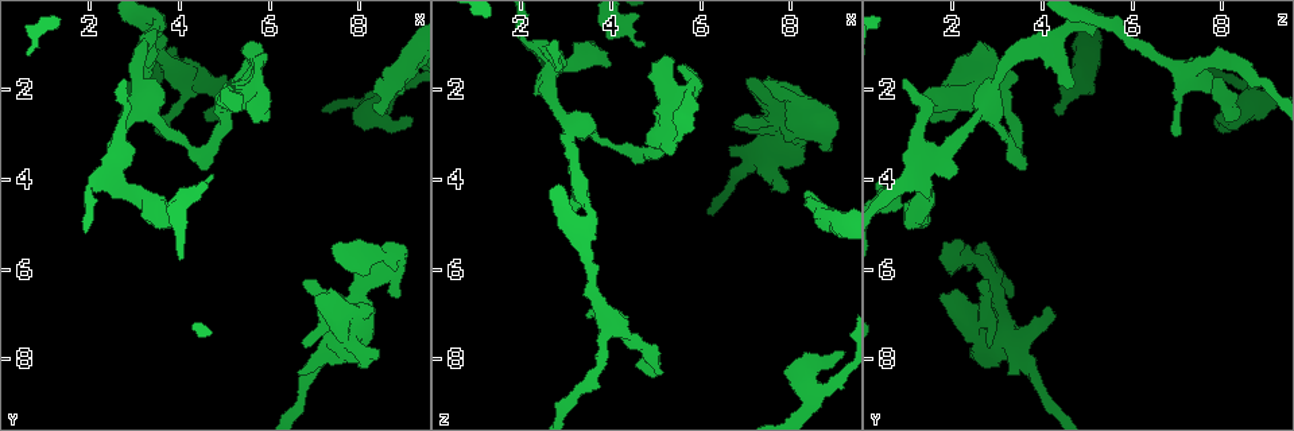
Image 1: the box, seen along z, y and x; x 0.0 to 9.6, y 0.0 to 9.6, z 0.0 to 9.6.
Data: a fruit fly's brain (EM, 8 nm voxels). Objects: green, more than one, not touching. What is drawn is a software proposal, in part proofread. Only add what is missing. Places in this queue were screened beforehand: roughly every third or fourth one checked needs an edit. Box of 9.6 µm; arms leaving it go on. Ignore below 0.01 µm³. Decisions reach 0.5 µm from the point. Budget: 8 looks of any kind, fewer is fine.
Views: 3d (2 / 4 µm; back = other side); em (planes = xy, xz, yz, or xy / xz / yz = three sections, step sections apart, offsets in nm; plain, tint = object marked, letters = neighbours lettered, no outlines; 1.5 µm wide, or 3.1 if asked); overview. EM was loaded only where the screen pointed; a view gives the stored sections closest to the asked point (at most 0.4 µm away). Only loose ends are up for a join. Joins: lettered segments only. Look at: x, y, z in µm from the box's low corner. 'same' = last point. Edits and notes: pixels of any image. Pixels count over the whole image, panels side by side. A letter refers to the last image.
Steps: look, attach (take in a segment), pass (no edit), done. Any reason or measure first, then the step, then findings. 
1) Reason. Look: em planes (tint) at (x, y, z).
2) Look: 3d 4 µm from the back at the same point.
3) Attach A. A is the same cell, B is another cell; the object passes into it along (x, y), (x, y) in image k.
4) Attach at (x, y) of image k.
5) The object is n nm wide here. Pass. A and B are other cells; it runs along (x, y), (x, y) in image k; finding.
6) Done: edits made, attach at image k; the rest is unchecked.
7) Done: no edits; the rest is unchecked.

Branch stops here. Look: 3d 4 µm at (7.55, 5.40, 1.80).

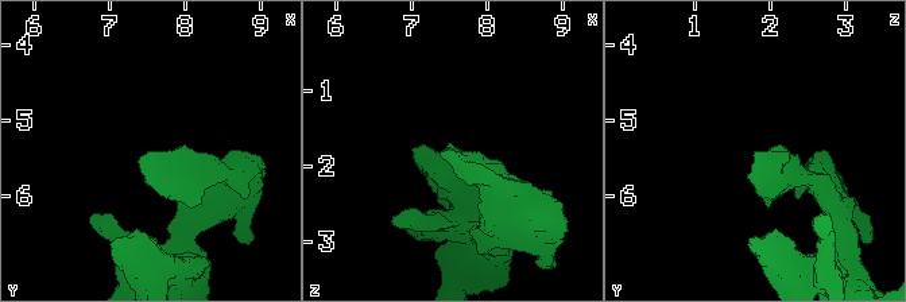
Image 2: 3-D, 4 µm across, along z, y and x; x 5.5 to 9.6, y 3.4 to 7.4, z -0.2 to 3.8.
Now the EM. Look: em planes (letters) at (7.50, 5.45, 1.80).

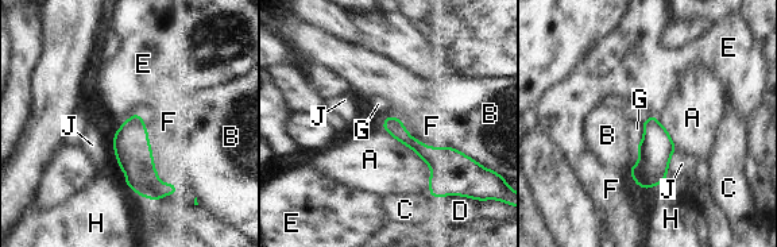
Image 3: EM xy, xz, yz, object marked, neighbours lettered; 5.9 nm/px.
Pass. A, B, C, D, E, F, G, H and J are other cells; no lettered segment goes on from it.

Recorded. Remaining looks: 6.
Free end. Look: 3d 2 µm from the back at (8.80, 6.60, 3.25).

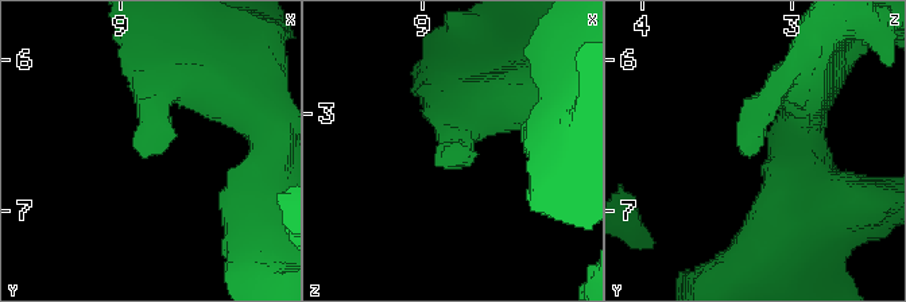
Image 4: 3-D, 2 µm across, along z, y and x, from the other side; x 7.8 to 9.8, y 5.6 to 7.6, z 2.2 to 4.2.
Now the EM. Look: em planes (plain) at (8.84, 6.66, 3.28).

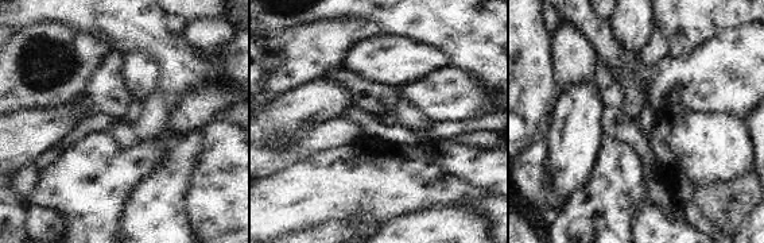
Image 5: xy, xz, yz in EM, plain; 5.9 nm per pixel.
See the neighbours. Look: em planes (letters) at the same point.

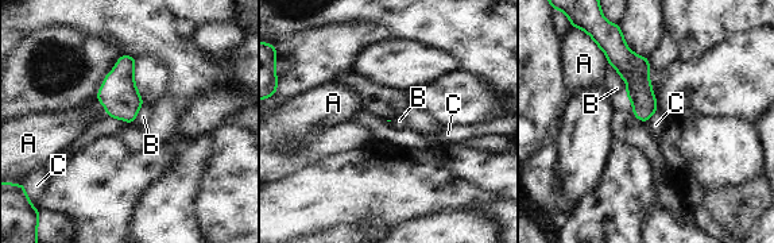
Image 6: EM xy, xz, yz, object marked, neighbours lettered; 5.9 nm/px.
Pass. A, B and C are other cells; it runs along (614, 49), (635, 73), (645, 118) in image 6; no lettered segment goes on from it.

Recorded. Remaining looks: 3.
Free end. Look: 3d 2 µm from the back at (8.35, 2.45, 4.25).

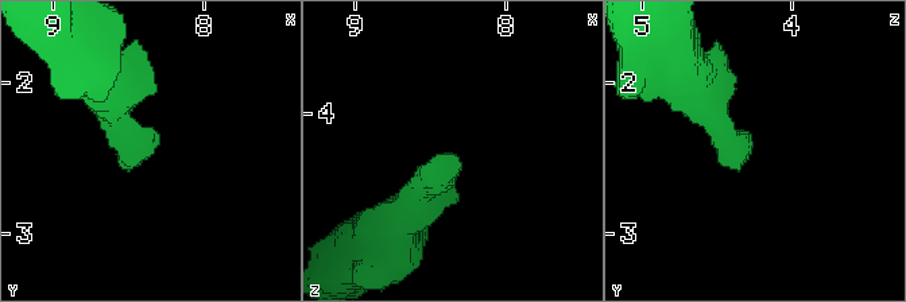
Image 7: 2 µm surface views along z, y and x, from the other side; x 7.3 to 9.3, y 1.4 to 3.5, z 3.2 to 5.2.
Look: em planes (plain) at (8.40, 2.44, 4.26).

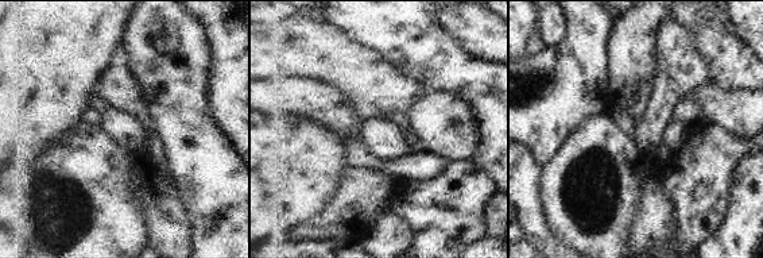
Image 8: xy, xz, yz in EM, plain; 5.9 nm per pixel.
See the neighbours. Look: em planes (letters) at the same point.

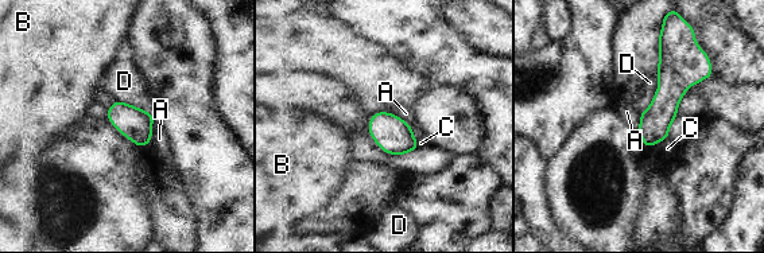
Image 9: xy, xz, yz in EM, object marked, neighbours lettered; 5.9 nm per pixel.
Pass. A, B, C and D are other cells; it runs along (663, 54), (667, 98), (648, 143) in image 9; none of them fits.

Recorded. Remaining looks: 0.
Done: no edits; the rest is unchecked.

